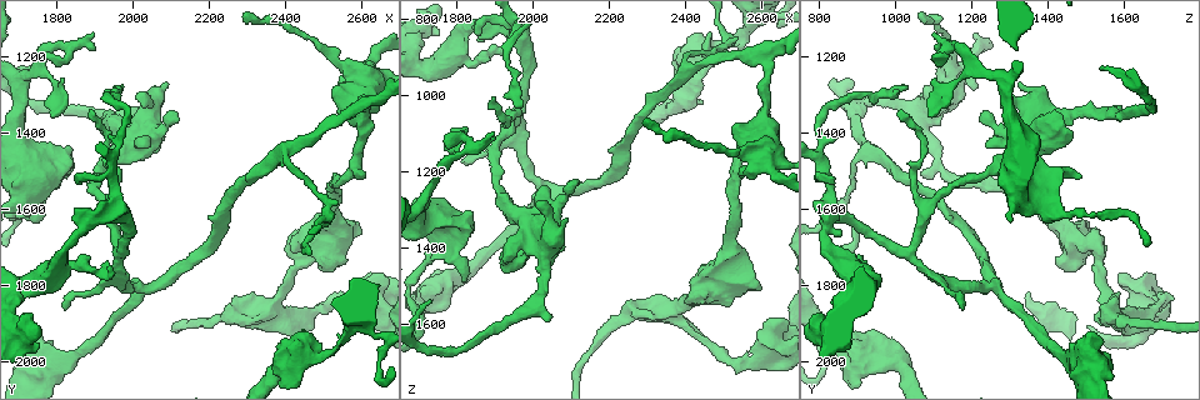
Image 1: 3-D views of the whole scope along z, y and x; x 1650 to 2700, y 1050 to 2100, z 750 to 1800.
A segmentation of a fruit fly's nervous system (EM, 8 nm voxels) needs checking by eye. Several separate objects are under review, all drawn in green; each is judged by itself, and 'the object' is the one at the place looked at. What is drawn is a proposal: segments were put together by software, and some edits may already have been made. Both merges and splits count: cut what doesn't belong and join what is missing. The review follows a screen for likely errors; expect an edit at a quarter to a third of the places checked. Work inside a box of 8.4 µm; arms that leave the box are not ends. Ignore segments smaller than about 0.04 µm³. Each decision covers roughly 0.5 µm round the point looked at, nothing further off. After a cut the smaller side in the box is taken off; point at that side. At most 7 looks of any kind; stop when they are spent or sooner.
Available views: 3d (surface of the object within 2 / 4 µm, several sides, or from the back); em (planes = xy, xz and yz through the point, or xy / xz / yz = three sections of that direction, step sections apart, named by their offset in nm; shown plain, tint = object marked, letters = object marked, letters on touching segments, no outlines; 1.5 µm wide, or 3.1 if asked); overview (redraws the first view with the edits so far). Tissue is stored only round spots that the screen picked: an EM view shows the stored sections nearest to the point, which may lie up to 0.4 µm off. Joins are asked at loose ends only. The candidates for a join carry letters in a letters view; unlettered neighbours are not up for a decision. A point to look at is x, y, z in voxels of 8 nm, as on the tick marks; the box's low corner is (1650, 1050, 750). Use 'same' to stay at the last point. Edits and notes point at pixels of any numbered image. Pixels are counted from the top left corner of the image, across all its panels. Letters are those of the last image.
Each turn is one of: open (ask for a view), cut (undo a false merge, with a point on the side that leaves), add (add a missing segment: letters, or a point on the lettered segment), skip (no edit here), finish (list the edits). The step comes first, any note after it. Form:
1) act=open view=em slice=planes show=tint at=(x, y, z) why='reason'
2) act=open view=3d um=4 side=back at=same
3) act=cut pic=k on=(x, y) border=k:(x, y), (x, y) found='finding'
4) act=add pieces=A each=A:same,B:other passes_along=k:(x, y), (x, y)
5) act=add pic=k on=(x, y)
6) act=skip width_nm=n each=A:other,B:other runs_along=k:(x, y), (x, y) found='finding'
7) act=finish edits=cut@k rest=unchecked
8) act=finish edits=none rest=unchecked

act=open view=3d um=2 at=(2615, 1325, 915) why='sudden change in width'

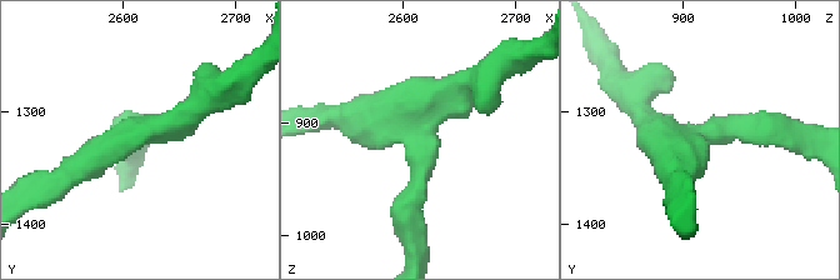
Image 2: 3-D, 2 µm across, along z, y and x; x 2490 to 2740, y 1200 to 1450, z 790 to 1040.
act=open view=em slice=planes show=tint at=(2612, 1320, 914) arms=3 arm_widths_nm=190,190,220 why='now the EM'

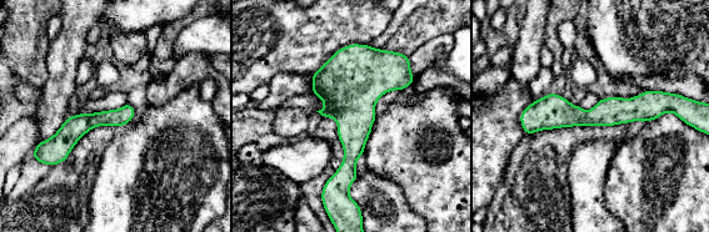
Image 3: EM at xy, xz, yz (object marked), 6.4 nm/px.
act=open view=em slice=planes show=letters at=same why='what lies round it'

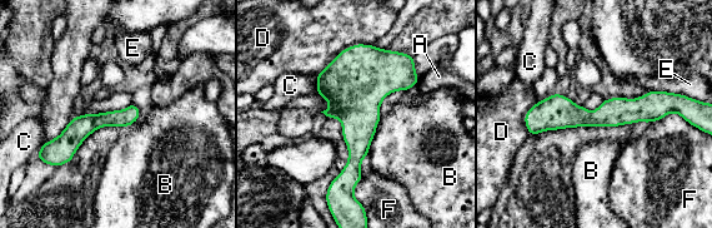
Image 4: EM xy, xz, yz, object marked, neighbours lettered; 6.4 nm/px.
act=skip width_nm=110 each=A:other,B:other,C:other,D:other,E:other,F:other runs_along=4:(671, 109), (527, 120) found='one cell here'

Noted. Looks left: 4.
act=open view=3d um=4 at=(2205, 1885, 1605) why='thick turns thin'

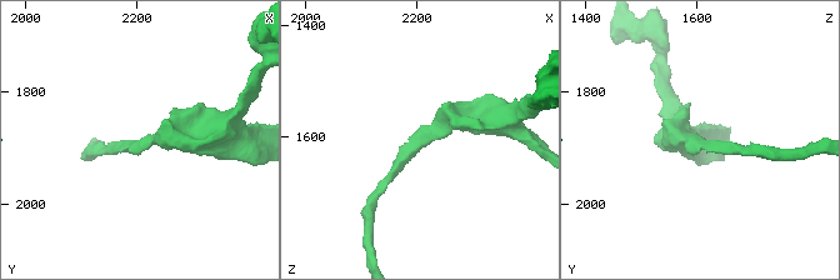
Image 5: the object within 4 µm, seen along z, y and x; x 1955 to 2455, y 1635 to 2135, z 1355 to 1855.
act=open view=em slice=planes show=letters at=(2210, 1885, 1610) why='need the tissue'

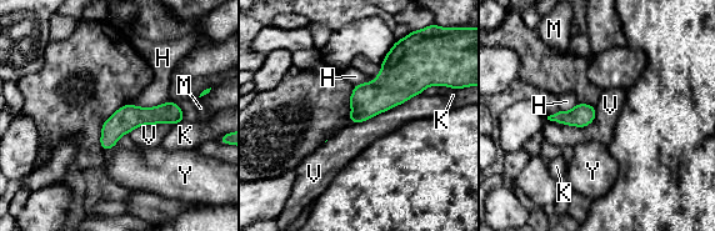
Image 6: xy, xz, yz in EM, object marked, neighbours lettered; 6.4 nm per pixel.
act=skip each=H:other,K:other,M:other,V:other,Y:other found='one cell here'

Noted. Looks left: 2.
act=finish edits=none rest=unchecked

